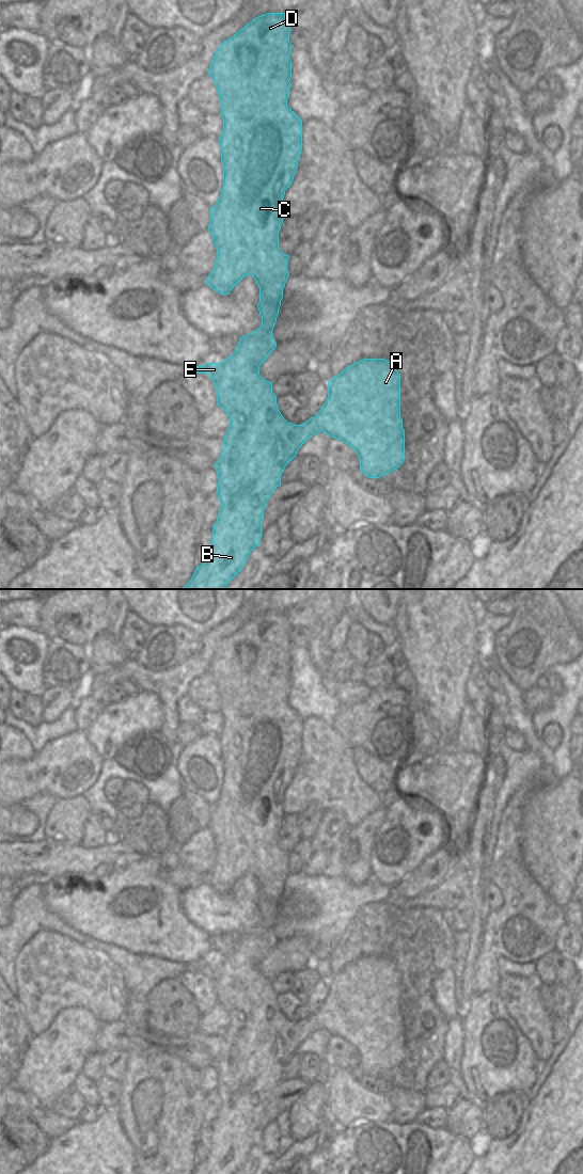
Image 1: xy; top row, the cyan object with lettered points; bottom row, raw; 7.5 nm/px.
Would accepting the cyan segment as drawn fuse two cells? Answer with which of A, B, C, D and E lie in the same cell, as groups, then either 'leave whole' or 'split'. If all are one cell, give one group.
A B C D E | leave whole

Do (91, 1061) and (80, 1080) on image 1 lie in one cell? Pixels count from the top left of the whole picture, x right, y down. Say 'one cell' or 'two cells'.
two cells

